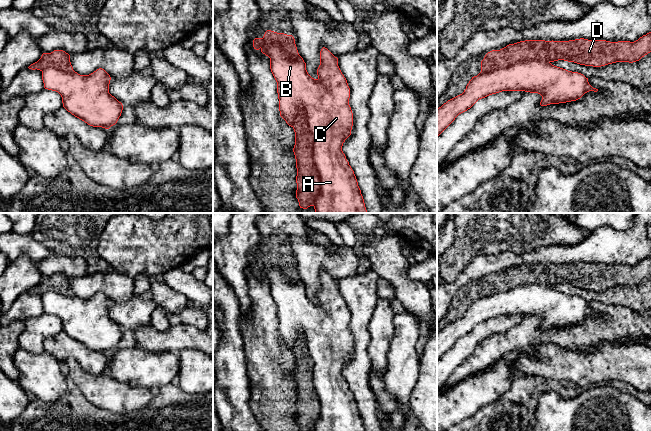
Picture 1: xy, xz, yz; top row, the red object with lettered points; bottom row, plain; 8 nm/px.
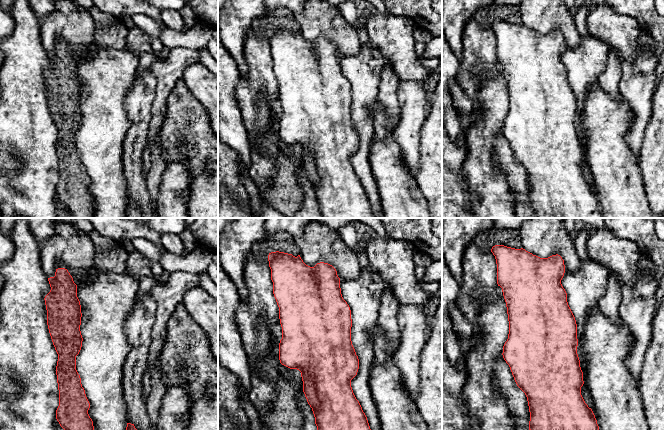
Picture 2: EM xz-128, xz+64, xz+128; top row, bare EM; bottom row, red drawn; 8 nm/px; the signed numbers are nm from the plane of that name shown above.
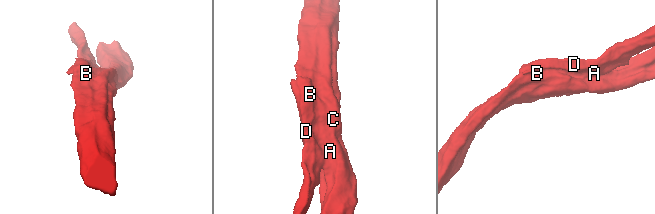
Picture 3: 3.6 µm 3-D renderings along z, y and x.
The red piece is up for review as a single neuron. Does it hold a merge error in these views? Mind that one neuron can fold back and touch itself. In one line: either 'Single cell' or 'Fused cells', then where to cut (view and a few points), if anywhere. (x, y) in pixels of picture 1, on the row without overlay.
Fused cells. Split along xz (299, 336), (312, 361), (312, 385), (319, 403), (314, 429)

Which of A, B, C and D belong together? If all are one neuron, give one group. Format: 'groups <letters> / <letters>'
groups A B C / D

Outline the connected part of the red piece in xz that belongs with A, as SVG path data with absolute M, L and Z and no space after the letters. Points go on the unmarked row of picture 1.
M276 264L269 270L268 279L277 306L280 340L293 351L295 342L302 337L313 361L312 382L320 403L314 431L365 431L354 395L342 375L343 367L351 359L353 337L349 329L350 312L338 290L338 282L323 271L318 302L314 303L308 298L303 282L291 281Z

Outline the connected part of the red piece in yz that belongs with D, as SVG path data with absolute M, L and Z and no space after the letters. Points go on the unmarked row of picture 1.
M651 256L634 266L588 264L569 265L525 264L488 276L481 285L481 294L489 296L515 286L564 284L580 289L601 291L616 286L633 287L651 276Z

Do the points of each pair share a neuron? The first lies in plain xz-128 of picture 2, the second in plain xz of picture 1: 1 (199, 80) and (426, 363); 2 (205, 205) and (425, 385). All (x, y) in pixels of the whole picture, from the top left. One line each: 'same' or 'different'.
1: different
2: same

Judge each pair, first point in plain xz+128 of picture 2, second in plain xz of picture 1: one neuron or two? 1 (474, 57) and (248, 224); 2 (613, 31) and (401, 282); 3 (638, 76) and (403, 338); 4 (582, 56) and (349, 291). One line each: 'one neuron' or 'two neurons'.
1: two neurons
2: one neuron
3: one neuron
4: one neuron

